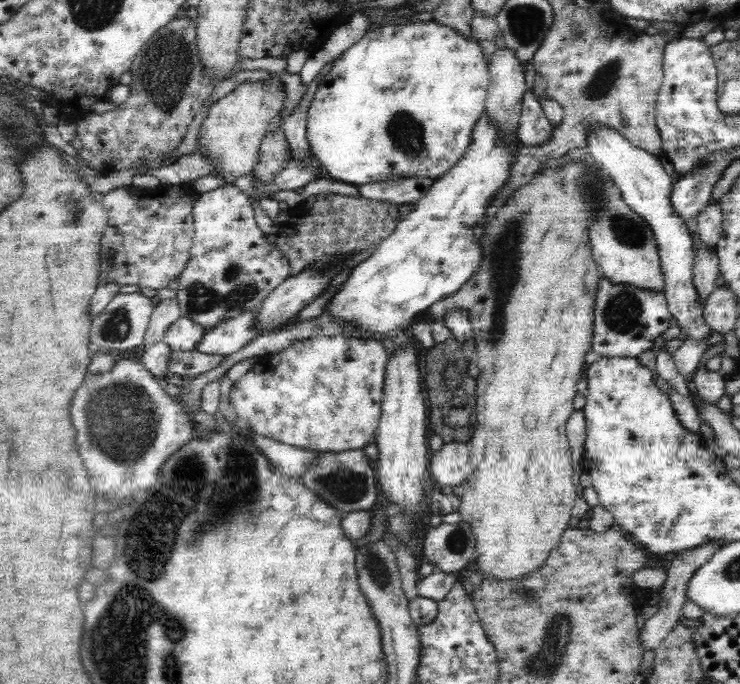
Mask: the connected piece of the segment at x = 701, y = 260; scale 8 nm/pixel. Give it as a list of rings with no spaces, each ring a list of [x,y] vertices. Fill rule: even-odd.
[[[706,245],[698,250],[693,263],[692,285],[699,294],[700,306],[704,306],[712,291],[716,288],[716,278],[720,274],[717,254]]]

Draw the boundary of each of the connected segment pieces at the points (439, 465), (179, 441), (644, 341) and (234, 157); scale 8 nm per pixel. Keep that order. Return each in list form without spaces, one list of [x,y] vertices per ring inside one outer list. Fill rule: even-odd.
[[[448,443],[429,459],[429,473],[434,476],[436,487],[463,485],[473,474],[473,465],[467,443]]]
[[[120,359],[107,373],[88,373],[84,384],[74,394],[70,414],[78,430],[76,444],[97,496],[106,496],[111,502],[117,503],[129,499],[132,491],[152,486],[159,479],[160,468],[168,458],[192,438],[194,420],[182,412],[178,401],[170,398],[163,387],[140,360]]]
[[[602,278],[597,286],[593,309],[593,347],[601,357],[637,358],[650,349],[650,344],[671,325],[668,301],[658,291],[611,283]]]
[[[278,80],[244,81],[244,84],[240,84],[207,110],[206,118],[200,122],[196,141],[203,151],[202,157],[213,165],[211,175],[220,176],[225,185],[232,185],[241,176],[253,171],[259,159],[262,139],[268,130],[268,122],[280,113],[284,100],[285,86],[278,84]]]

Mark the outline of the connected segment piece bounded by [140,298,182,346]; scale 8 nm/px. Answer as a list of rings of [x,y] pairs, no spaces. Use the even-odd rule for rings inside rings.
[[[162,299],[151,314],[142,346],[156,344],[163,341],[168,328],[182,316],[177,299]]]

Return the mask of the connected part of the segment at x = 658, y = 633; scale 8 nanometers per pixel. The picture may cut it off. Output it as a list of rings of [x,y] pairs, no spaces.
[[[708,543],[698,548],[685,550],[684,552],[678,553],[668,565],[668,568],[665,570],[667,578],[664,589],[659,593],[658,603],[661,604],[661,610],[651,618],[646,619],[642,627],[639,628],[639,641],[643,645],[644,652],[647,650],[655,651],[660,646],[660,643],[668,636],[668,633],[679,623],[679,617],[682,614],[682,605],[687,601],[686,584],[688,584],[688,580],[692,578],[692,574],[719,548],[720,545],[718,543]]]

